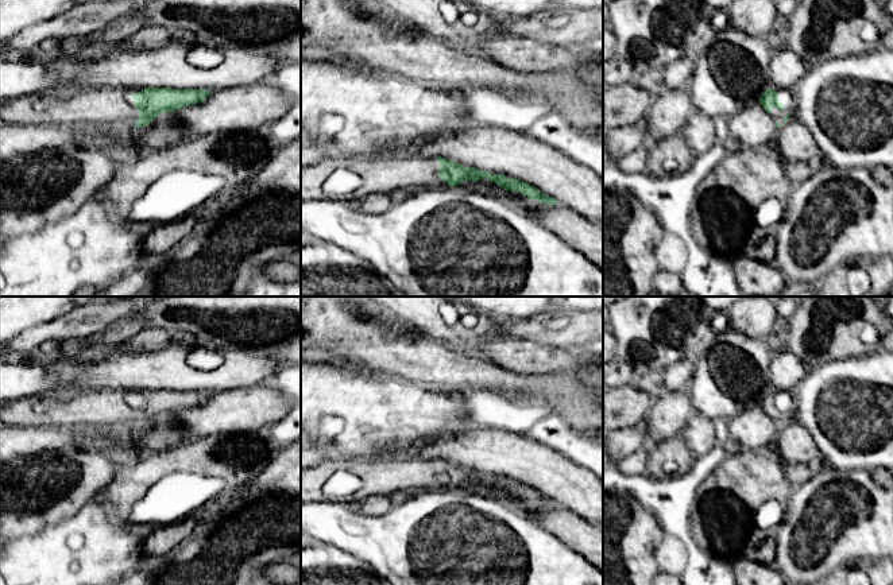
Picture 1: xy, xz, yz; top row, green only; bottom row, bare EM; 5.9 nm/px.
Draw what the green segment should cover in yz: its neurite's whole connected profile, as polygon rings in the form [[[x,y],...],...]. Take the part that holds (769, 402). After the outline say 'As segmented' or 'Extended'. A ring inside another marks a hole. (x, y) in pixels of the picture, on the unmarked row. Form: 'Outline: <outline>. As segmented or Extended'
Outline: [[[768,391],[761,398],[759,404],[765,410],[765,412],[773,418],[778,430],[788,423],[795,412],[793,400],[789,398],[788,406],[784,407],[778,400],[778,395],[773,391]]]. Extended

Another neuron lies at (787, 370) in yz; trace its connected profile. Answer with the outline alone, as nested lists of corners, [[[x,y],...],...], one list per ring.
[[[777,346],[769,367],[770,391],[790,398],[796,386],[805,377],[803,361],[785,349]]]

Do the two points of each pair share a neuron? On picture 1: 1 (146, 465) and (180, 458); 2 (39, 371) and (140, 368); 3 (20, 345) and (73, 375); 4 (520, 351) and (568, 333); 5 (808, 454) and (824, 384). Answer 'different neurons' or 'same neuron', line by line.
1: same neuron
2: same neuron
3: different neurons
4: different neurons
5: different neurons

